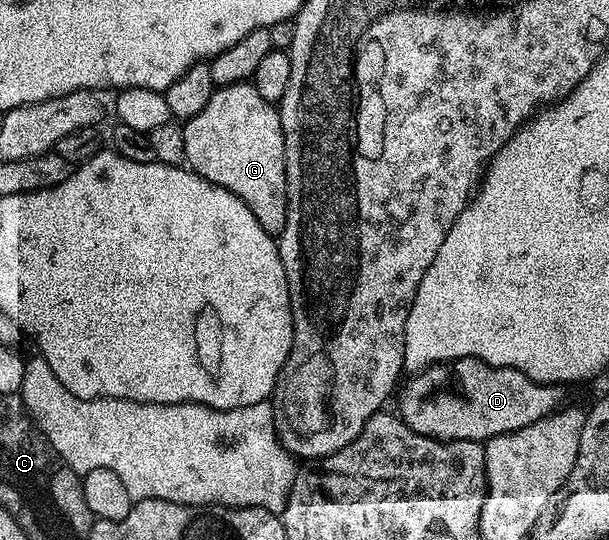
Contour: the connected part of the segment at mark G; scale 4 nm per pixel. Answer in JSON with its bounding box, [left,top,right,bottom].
[183,82,288,238]

